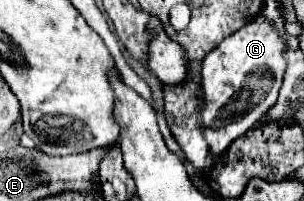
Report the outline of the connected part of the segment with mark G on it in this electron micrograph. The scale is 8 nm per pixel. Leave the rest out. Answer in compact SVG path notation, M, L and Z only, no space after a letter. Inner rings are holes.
M266 16L248 22L244 28L222 40L202 64L202 126L204 136L214 154L222 154L232 140L246 134L276 102L282 78L288 66L284 52L288 50L286 40L278 34Z

